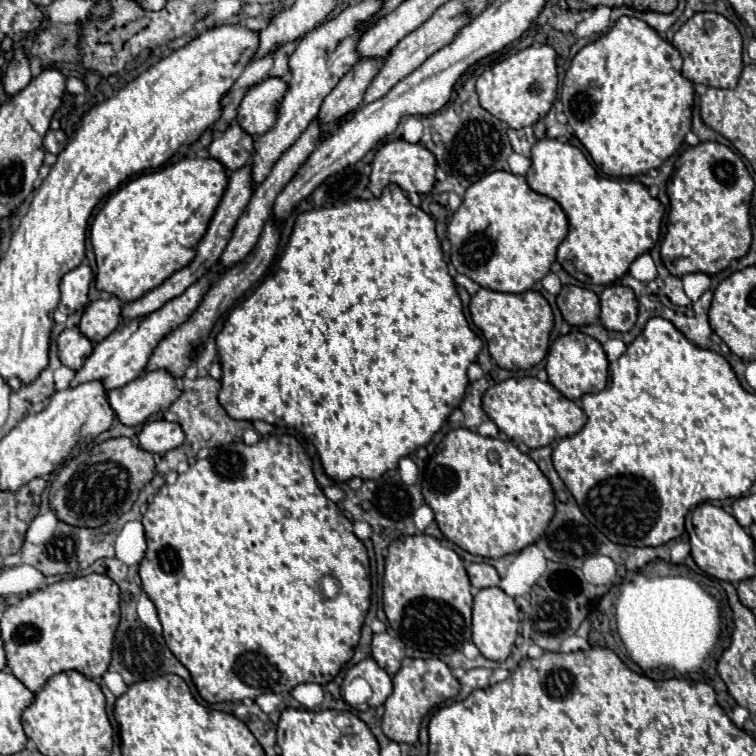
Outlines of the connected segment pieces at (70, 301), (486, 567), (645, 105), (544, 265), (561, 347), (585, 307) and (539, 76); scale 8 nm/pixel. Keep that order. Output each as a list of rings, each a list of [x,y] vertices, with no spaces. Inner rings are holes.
[[[82,262],[78,268],[70,270],[60,282],[62,300],[58,310],[64,314],[76,314],[78,310],[82,310],[88,302],[90,282],[92,282],[92,270],[88,262]]]
[[[470,564],[468,566],[468,576],[474,588],[490,588],[490,586],[498,586],[500,584],[500,576],[496,572],[494,566],[490,564]]]
[[[622,16],[608,34],[604,34],[602,38],[590,42],[588,46],[584,46],[574,58],[572,58],[572,66],[566,72],[564,78],[564,88],[562,88],[562,104],[564,104],[564,114],[568,116],[568,124],[574,128],[576,138],[584,144],[584,148],[590,152],[594,164],[608,176],[618,176],[618,178],[630,178],[630,176],[638,176],[638,174],[646,174],[648,170],[660,168],[662,162],[666,158],[670,158],[680,144],[684,142],[686,132],[692,128],[692,104],[694,104],[694,84],[682,76],[682,56],[680,52],[666,42],[654,28],[650,28],[644,20],[632,18],[632,16]]]
[[[496,170],[474,182],[462,200],[462,206],[448,222],[454,268],[496,292],[526,292],[550,272],[556,260],[556,248],[568,234],[568,218],[562,206],[534,192],[526,176]]]
[[[570,332],[552,342],[546,358],[546,372],[548,382],[552,382],[552,386],[556,386],[566,398],[578,400],[588,392],[604,390],[608,382],[608,358],[602,344],[596,338],[582,332]]]
[[[562,286],[556,304],[570,326],[586,326],[598,320],[600,316],[600,300],[598,296],[580,286]]]
[[[534,44],[516,52],[514,56],[486,70],[476,82],[480,106],[498,120],[506,122],[510,128],[532,126],[534,122],[544,118],[550,112],[552,102],[556,100],[556,88],[556,52],[548,44]]]

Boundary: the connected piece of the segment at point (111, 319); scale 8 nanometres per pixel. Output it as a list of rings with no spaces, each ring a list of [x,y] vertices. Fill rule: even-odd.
[[[110,296],[88,304],[78,328],[88,340],[98,344],[106,336],[110,336],[120,324],[122,324],[122,302],[120,298]]]

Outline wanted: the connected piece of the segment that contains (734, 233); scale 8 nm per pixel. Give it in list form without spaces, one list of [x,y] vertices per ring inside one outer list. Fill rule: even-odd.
[[[700,142],[686,148],[668,180],[668,232],[660,246],[660,256],[668,270],[676,276],[690,272],[718,274],[732,260],[742,258],[752,244],[752,192],[754,180],[734,150],[718,142]]]

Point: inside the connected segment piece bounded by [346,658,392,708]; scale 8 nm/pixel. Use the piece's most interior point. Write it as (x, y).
(379, 681)

